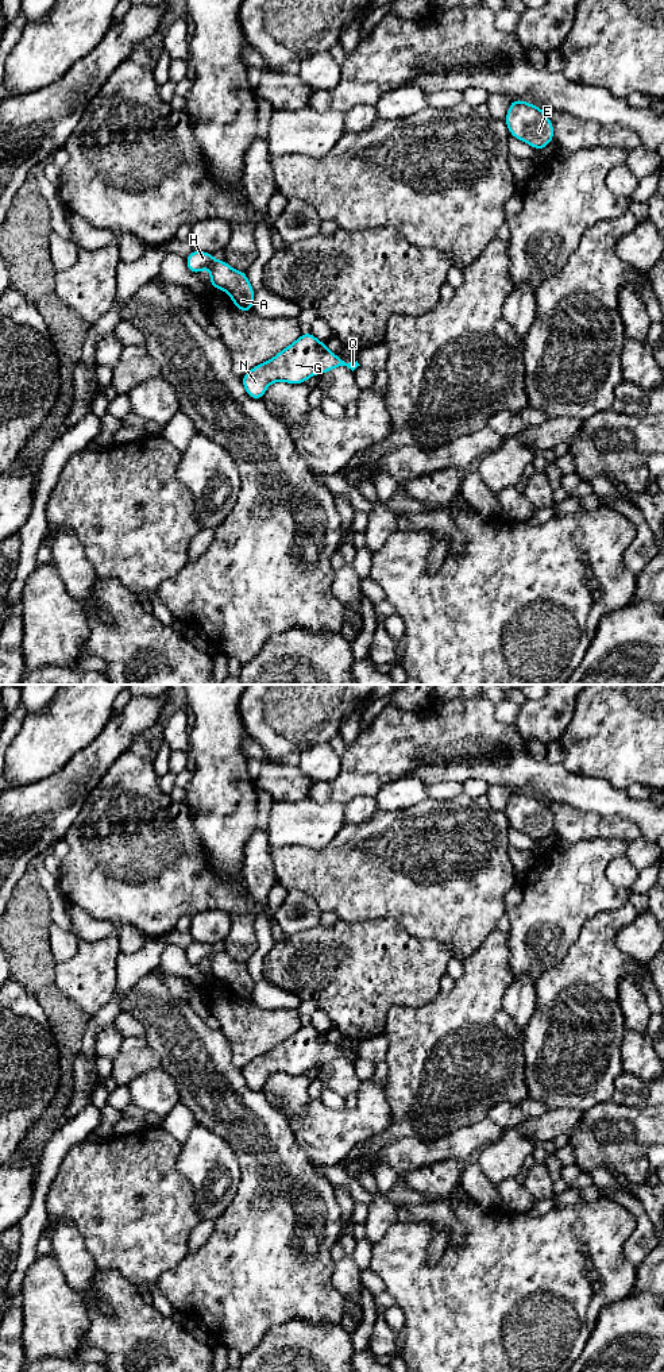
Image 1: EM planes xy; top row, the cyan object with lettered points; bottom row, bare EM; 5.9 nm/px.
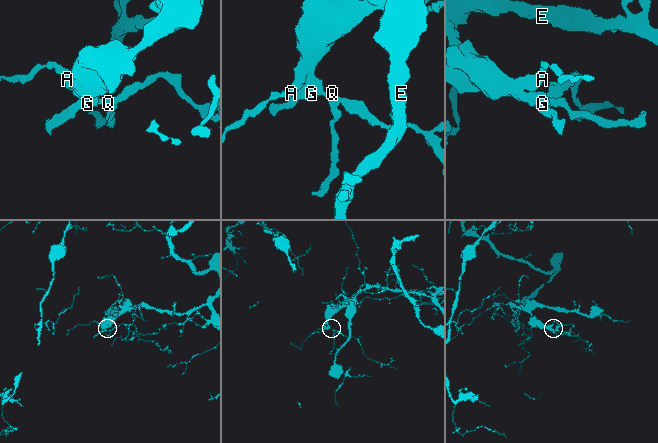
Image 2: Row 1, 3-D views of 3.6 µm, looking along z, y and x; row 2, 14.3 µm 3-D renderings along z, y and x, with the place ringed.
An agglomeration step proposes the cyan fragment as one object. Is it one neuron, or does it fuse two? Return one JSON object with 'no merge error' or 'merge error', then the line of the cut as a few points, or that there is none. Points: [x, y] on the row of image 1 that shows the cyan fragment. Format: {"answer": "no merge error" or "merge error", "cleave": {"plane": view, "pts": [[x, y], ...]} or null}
{"answer": "no merge error", "cleave": null}

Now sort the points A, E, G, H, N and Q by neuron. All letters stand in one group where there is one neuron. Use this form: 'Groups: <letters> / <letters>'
Groups: A E G H N Q

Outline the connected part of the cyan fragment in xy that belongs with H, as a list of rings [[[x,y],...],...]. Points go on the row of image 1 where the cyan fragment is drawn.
[[[192,251],[186,258],[186,266],[194,274],[208,267],[211,270],[211,286],[228,293],[233,305],[240,311],[252,311],[255,290],[244,271],[238,271],[229,267],[224,259],[216,261],[211,253],[204,251]]]

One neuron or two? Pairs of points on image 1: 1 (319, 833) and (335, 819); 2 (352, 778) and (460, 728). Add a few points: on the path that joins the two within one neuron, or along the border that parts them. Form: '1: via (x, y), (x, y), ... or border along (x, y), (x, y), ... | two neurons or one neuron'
1: via (323, 829), (331, 821) | one neuron
2: via (379, 755), (401, 743), (433, 742) | one neuron

